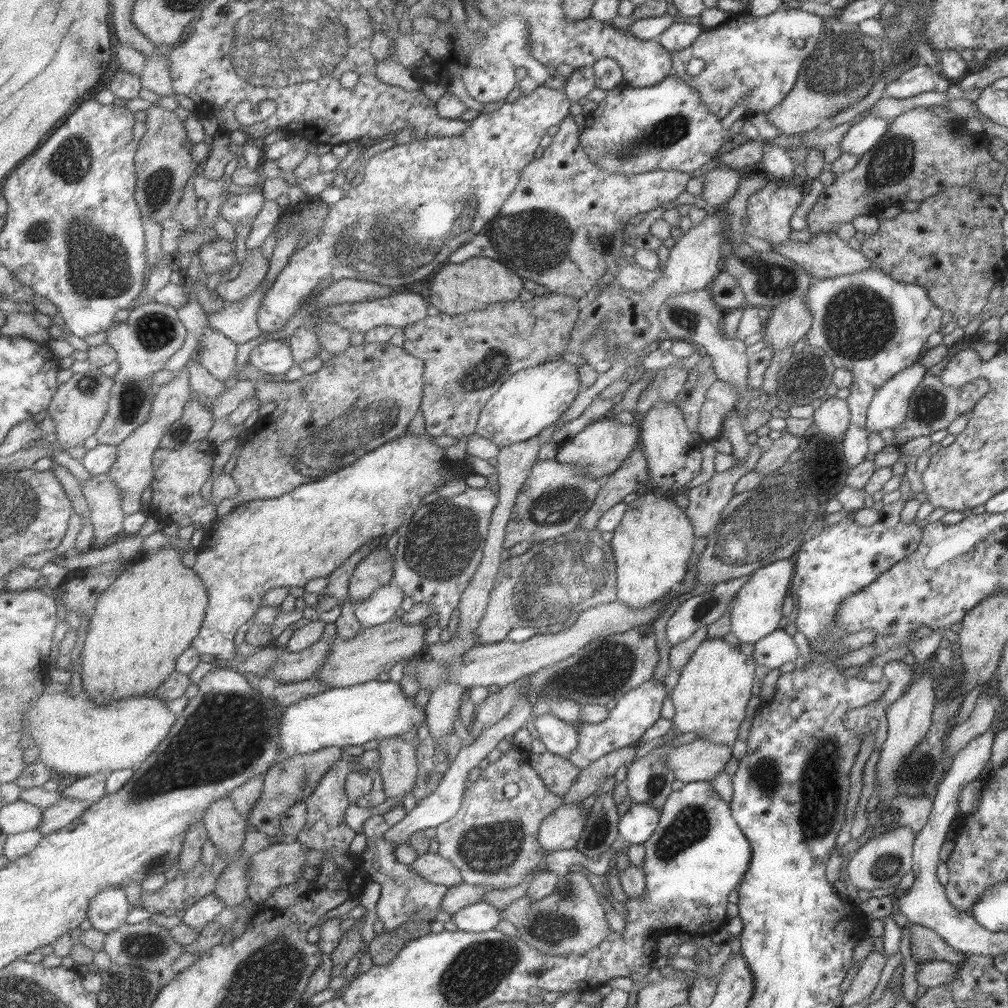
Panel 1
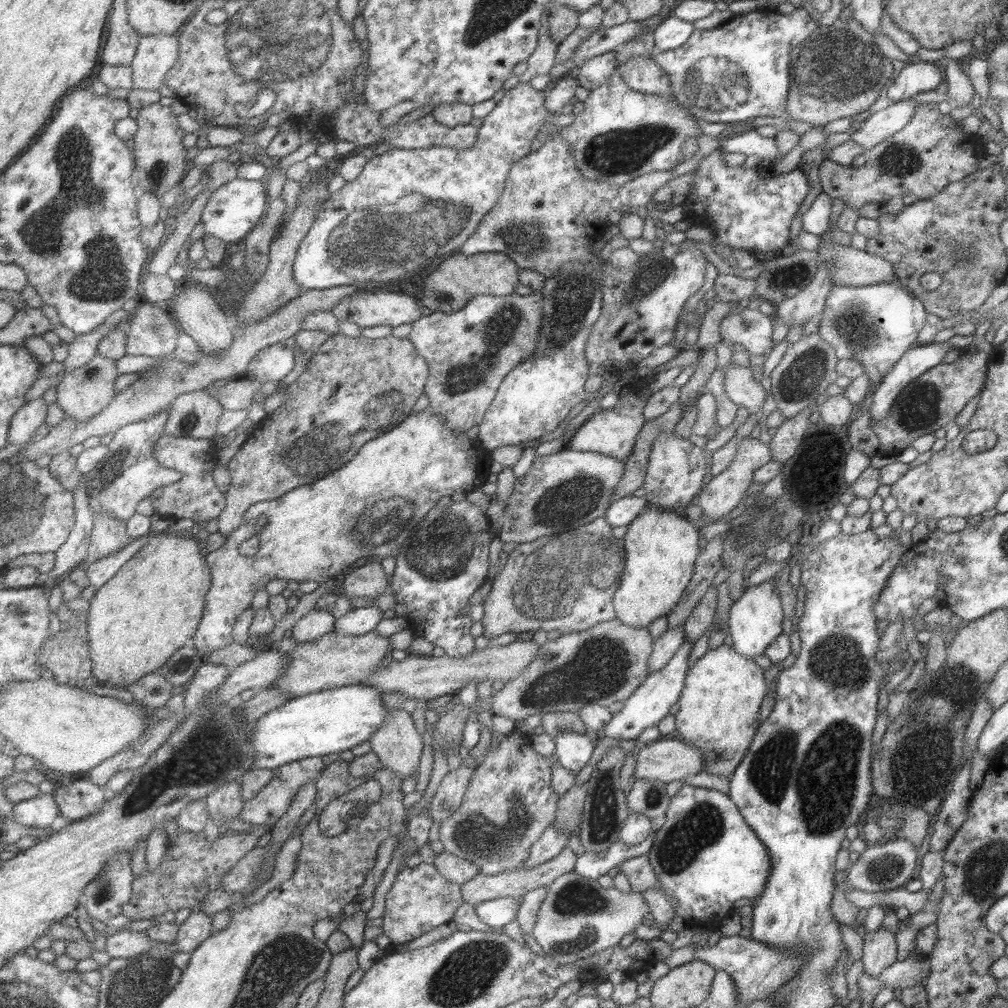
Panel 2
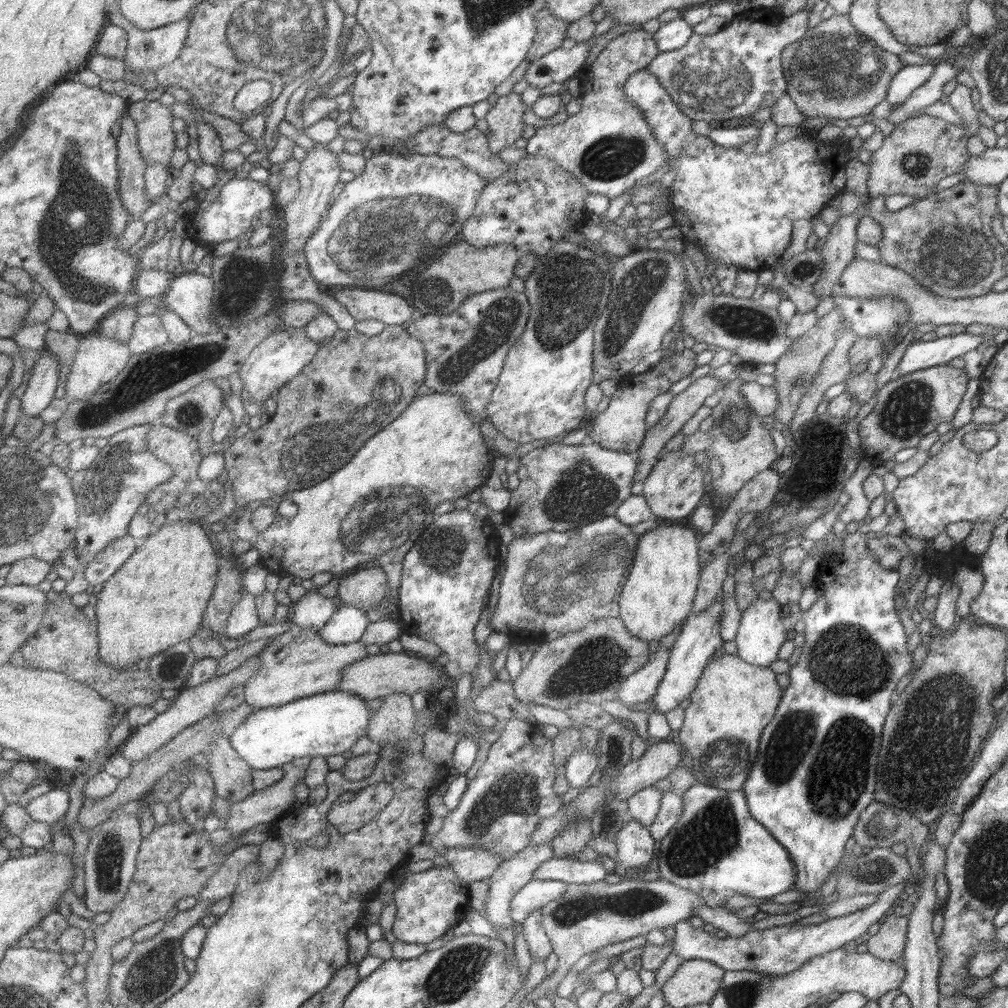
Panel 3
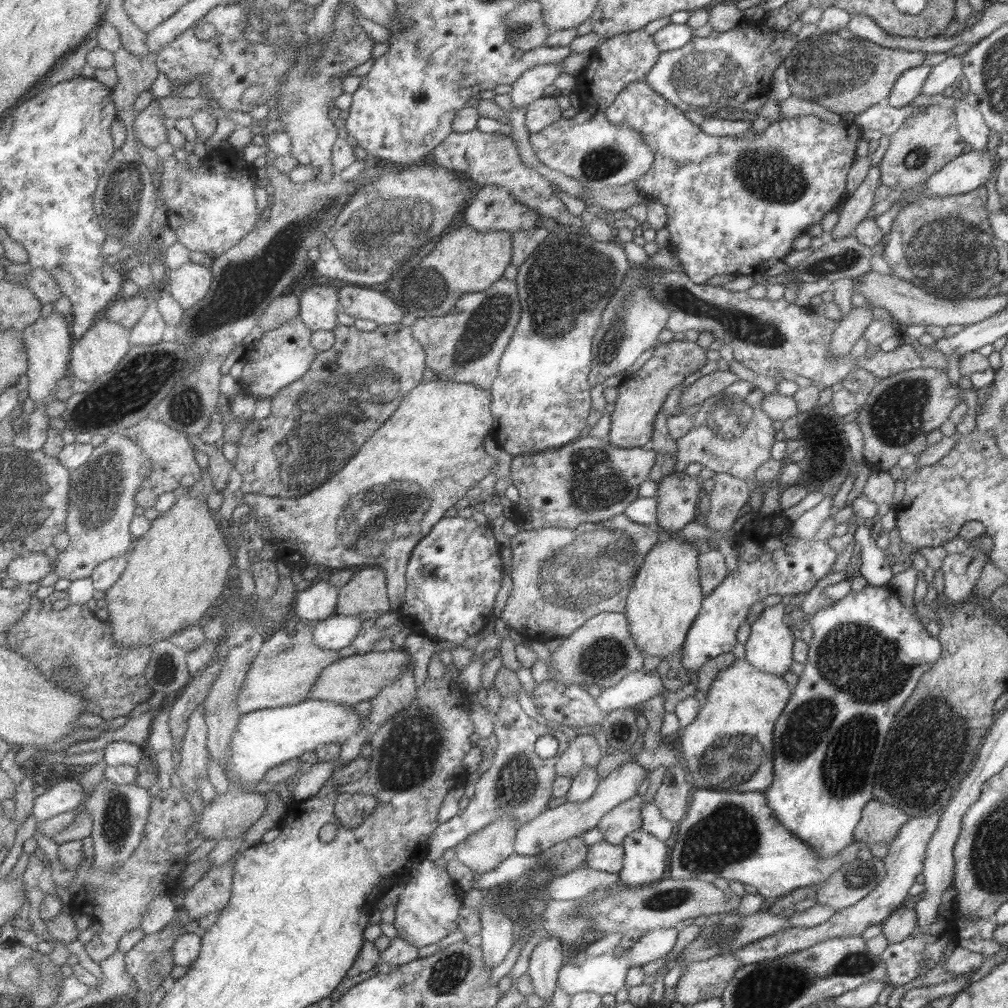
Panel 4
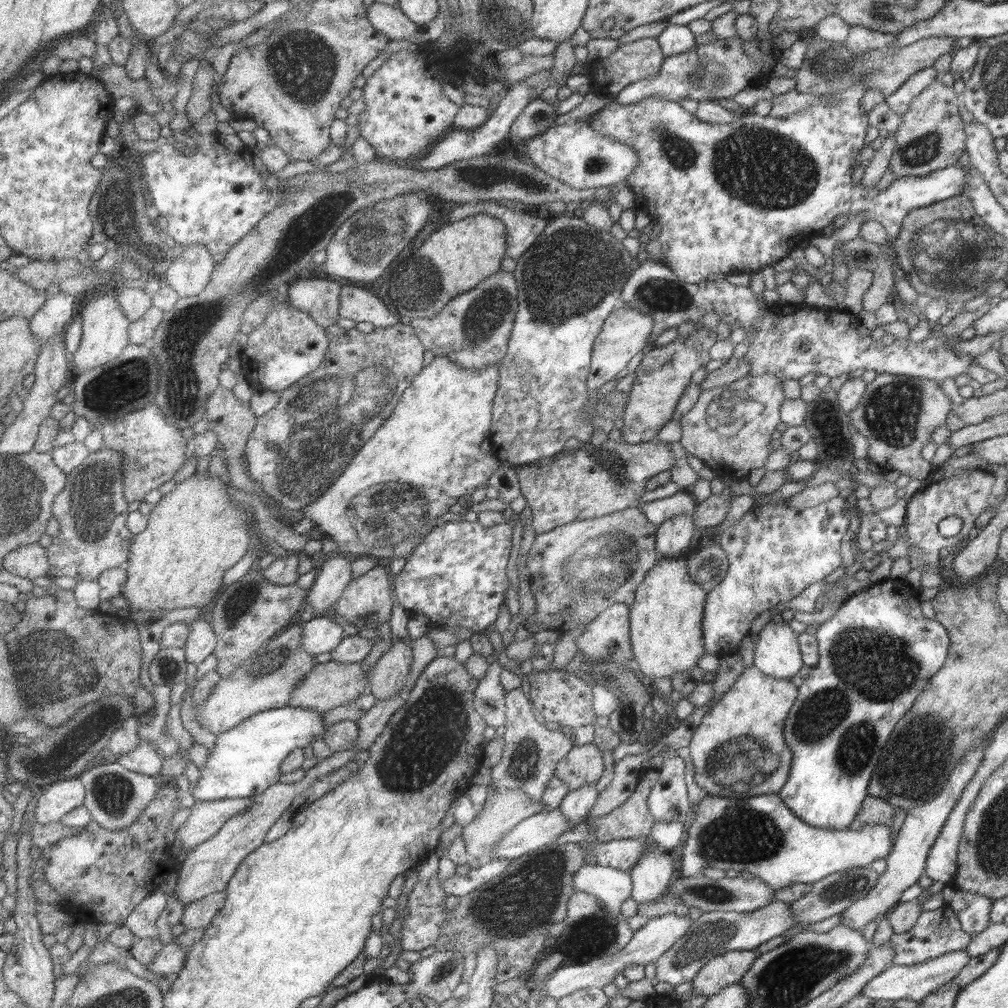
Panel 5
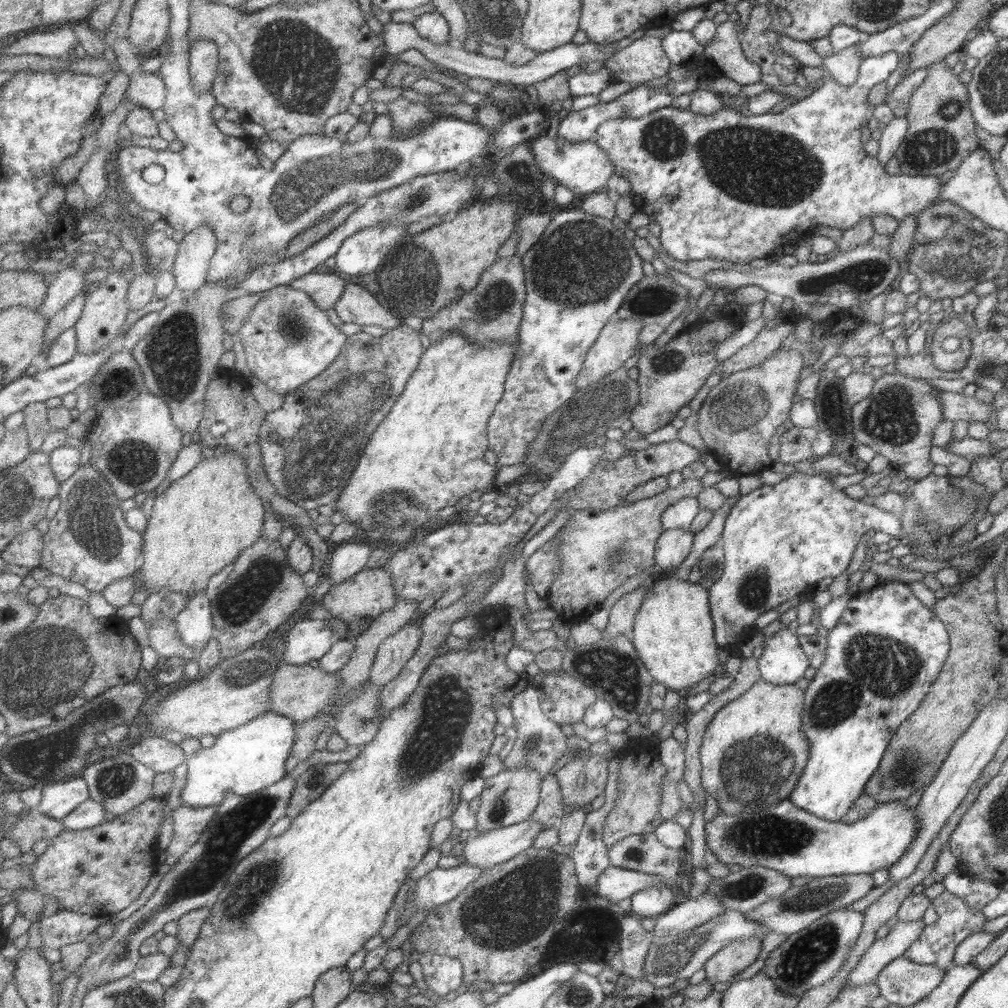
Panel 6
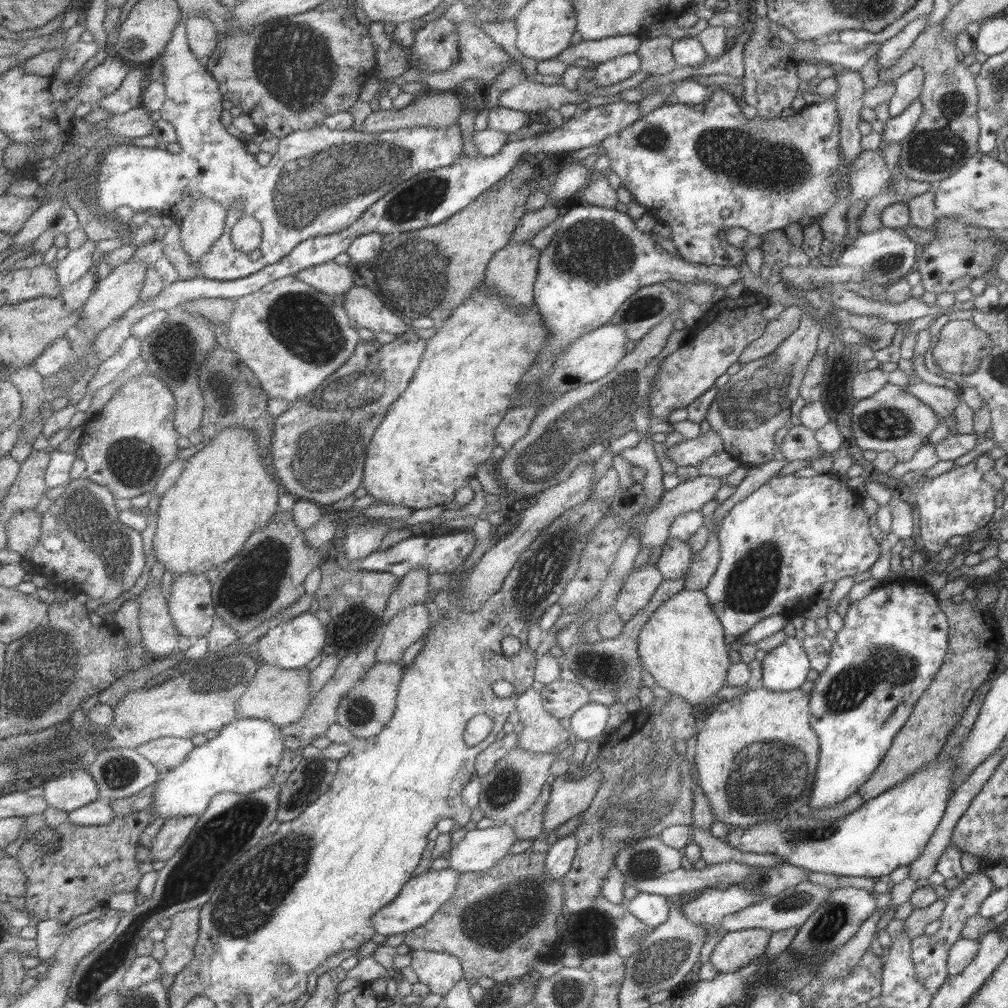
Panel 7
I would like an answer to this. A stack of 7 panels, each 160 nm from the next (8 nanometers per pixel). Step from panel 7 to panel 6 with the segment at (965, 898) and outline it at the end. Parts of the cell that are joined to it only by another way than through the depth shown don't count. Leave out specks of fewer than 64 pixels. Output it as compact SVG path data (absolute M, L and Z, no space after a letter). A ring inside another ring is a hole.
M946 890L931 900L931 904L937 918L932 923L924 924L921 934L904 950L902 957L920 965L929 965L936 973L940 970L947 972L954 965L952 960L956 946L970 934L981 932L986 918L981 910L968 908L961 898Z

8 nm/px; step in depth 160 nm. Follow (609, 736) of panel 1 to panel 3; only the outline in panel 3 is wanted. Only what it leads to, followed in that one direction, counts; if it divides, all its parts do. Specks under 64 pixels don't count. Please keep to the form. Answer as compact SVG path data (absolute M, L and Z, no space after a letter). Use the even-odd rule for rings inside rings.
M718 594L713 604L693 614L690 612L680 628L679 636L670 646L665 672L657 683L655 694L648 700L653 704L656 714L667 713L675 709L683 700L688 699L697 686L699 675L706 662L712 657L715 648L722 646L724 639L719 636L719 619L722 613L722 596Z

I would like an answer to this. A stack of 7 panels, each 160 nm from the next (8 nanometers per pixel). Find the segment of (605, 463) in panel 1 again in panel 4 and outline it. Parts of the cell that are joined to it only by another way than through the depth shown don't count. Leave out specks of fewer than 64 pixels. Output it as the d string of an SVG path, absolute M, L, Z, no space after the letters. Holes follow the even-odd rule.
M672 339L667 344L658 343L651 358L634 373L628 373L618 385L618 393L614 400L614 408L610 413L611 425L605 436L609 443L617 447L635 448L648 444L652 430L654 416L661 408L669 390L691 373L698 371L706 364L706 348L700 348L696 342Z

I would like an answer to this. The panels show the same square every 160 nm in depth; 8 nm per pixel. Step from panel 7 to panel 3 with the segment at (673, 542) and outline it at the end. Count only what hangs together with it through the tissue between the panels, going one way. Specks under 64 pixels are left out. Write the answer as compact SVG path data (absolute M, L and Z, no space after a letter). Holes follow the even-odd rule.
M681 449L661 452L657 462L642 482L641 497L646 501L650 513L658 521L679 520L679 518L689 516L700 505L701 497L707 489L703 483L704 476L701 469L695 466L693 456L685 454Z

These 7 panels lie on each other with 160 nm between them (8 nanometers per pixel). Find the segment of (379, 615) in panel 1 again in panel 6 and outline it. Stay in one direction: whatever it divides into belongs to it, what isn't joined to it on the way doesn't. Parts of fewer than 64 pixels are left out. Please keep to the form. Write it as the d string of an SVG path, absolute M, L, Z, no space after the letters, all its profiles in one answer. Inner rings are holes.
M303 619L297 622L285 635L285 651L282 652L285 662L294 665L309 664L311 660L320 661L336 643L333 640L335 630L328 620Z

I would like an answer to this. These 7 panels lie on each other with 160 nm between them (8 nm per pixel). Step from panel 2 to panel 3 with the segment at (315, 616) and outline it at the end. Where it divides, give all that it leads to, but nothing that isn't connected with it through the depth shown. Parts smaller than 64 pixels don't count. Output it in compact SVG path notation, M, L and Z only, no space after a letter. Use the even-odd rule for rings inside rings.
M314 588L307 591L290 611L292 620L301 628L320 632L336 613L335 608L339 606L338 599L327 598Z

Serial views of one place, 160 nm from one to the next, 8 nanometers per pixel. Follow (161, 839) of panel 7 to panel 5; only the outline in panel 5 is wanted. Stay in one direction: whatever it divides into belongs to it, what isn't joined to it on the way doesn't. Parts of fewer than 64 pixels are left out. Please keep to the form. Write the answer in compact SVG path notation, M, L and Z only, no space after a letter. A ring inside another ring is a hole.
M252 797L196 799L187 821L177 831L182 849L195 849L217 837L230 818L245 812L251 805Z

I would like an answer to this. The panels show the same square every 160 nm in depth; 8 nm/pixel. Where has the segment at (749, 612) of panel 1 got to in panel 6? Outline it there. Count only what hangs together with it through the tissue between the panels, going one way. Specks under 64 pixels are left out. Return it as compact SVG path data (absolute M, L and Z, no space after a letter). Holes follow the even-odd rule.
M783 627L765 638L761 656L756 660L760 677L774 685L793 684L803 676L809 666L805 653L801 650L798 636L793 629Z

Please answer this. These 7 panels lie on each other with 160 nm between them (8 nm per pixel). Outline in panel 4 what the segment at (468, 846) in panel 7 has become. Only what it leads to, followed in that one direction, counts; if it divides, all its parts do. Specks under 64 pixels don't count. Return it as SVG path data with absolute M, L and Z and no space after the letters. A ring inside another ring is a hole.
M627 761L617 766L613 772L607 774L605 778L597 783L593 794L587 800L581 802L566 801L562 805L540 814L527 825L521 826L518 830L517 846L514 848L515 853L523 856L541 855L555 844L559 844L559 842L567 841L572 837L581 837L584 832L597 827L599 820L606 812L635 795L639 782L648 775L649 770L645 770L643 766L639 766L635 761Z

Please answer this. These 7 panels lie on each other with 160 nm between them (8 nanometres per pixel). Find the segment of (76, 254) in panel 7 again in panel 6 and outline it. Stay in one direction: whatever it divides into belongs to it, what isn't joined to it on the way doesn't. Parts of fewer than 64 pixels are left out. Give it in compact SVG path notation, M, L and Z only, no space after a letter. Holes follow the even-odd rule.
M66 267L57 274L55 280L50 281L50 288L45 302L38 308L38 313L47 318L53 318L61 312L75 297L89 290L85 281L86 272L76 271L73 267Z

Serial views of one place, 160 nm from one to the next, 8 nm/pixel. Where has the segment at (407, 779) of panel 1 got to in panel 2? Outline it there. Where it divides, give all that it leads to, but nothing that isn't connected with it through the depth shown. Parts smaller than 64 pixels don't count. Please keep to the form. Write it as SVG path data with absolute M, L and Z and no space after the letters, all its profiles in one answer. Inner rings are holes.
M390 710L385 725L373 735L370 745L385 768L401 779L419 773L423 756L423 735L419 734L413 716L407 710Z

